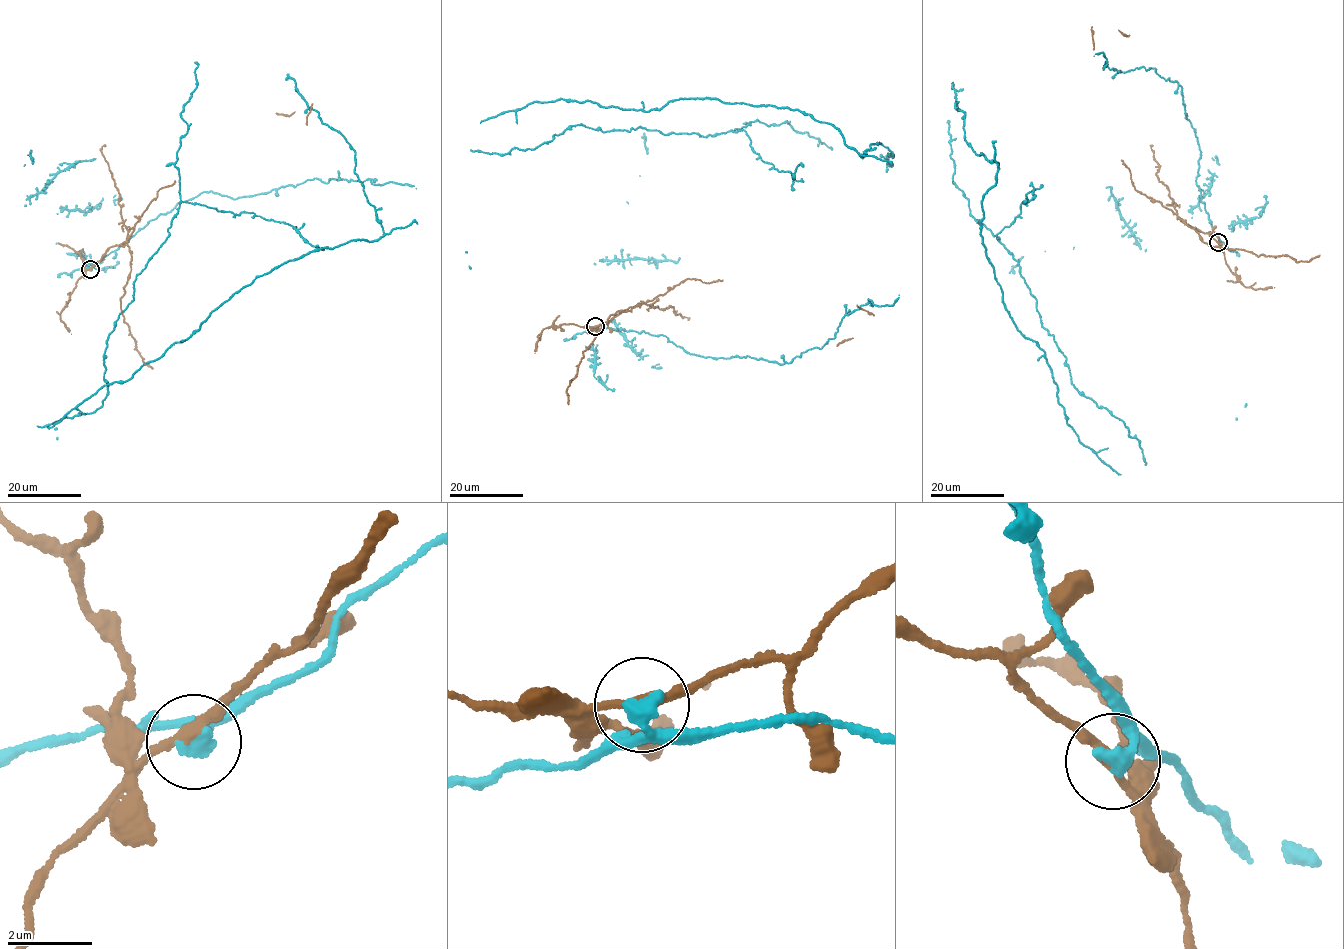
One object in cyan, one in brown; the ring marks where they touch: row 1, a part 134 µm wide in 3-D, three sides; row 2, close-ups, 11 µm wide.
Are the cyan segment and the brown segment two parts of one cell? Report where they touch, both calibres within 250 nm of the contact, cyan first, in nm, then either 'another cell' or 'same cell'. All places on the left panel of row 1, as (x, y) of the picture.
(90, 269) | 320/240 nm | another cell

